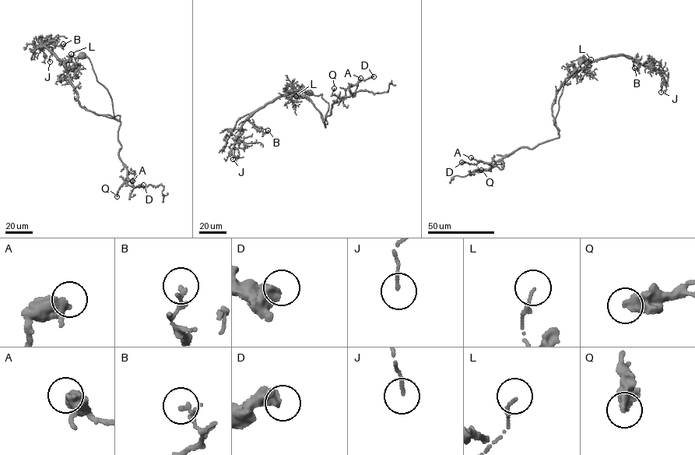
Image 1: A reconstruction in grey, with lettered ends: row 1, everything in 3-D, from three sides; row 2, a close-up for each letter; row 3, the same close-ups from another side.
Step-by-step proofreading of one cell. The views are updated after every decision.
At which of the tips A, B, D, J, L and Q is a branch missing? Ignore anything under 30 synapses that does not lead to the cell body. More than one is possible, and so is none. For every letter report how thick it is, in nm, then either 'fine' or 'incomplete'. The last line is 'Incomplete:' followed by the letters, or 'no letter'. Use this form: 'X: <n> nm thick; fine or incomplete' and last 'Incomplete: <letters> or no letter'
A: 400 nm thick; fine
B: 180 nm thick; fine
D: 440 nm thick; fine
J: 100 nm thick; fine
L: 80 nm thick; fine
Q: 480 nm thick; fine
Incomplete: no letter

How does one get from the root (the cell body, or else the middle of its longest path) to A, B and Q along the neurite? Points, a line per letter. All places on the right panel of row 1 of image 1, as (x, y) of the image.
A: (581, 62), (563, 82), (554, 122), (559, 130), (558, 137), (533, 148), (521, 146), (492, 166), (471, 157)
B: (581, 62), (563, 82), (558, 134), (551, 108), (569, 78), (618, 54), (635, 58), (634, 68)
Q: (581, 62), (563, 82), (554, 122), (559, 136), (533, 148), (521, 146), (489, 170), (481, 170)

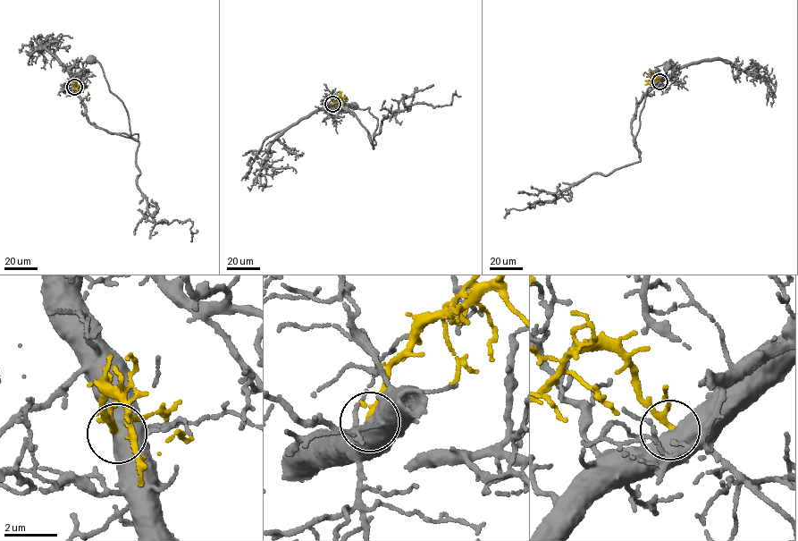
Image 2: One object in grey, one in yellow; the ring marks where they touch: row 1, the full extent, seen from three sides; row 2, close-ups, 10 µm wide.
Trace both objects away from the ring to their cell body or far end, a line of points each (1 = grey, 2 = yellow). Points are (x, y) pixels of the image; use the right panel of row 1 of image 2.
1: (659, 81), (637, 105), (630, 123), (639, 156), (641, 152), (634, 146), (634, 137), (646, 90), (667, 68)
2: (659, 81), (653, 77), (648, 80), (650, 85)

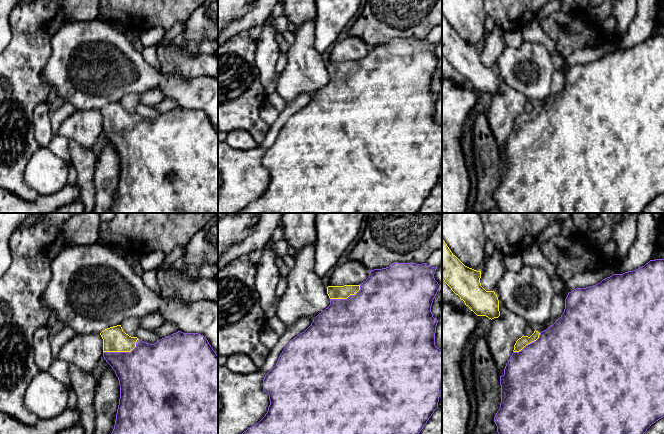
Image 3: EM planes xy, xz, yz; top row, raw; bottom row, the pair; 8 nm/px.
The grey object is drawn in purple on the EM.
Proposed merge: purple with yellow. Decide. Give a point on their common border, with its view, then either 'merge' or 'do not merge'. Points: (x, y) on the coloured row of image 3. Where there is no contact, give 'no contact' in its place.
xy (122, 352) | merge

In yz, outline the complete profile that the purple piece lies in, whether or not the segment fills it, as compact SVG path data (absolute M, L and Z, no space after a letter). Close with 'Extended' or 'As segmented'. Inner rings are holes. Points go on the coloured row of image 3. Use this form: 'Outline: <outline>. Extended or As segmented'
Outline: M664 259L650 260L636 270L613 274L596 285L576 288L569 292L565 299L564 312L553 325L541 333L535 330L530 337L523 335L516 341L513 353L505 366L504 374L500 376L500 385L501 403L494 417L498 434L644 434L652 424L664 417Z. Extended

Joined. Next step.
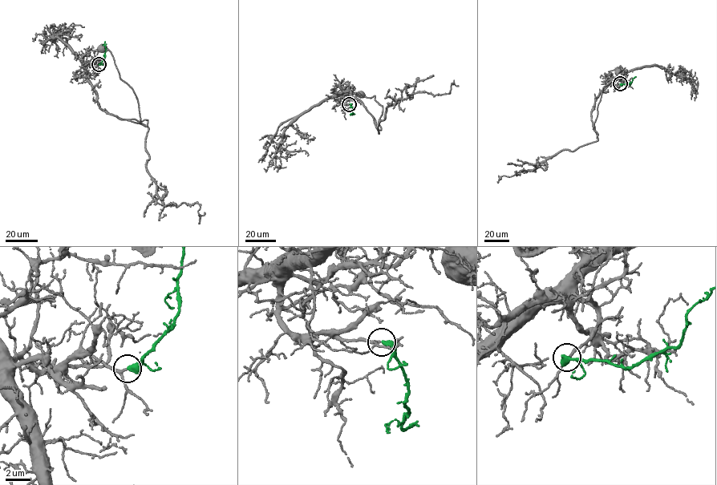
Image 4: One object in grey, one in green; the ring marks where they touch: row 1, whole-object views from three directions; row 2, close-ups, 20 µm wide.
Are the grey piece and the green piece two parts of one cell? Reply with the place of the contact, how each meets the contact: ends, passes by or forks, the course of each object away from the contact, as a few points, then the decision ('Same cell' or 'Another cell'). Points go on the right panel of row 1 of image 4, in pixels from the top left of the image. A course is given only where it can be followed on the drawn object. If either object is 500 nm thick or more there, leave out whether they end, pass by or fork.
Place: (620, 83). Course of grey: (620, 83), (623, 78), (615, 79), (595, 99), (590, 113), (597, 137), (593, 123), (602, 88), (618, 71). Course of green: (620, 83), (627, 85), (636, 76). Same cell

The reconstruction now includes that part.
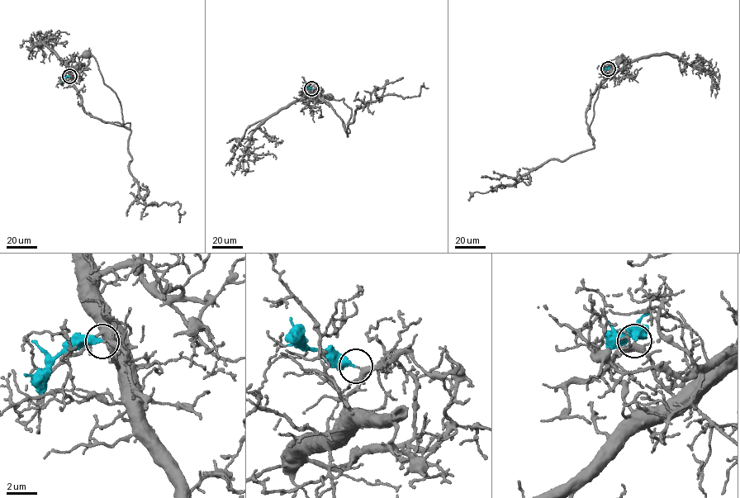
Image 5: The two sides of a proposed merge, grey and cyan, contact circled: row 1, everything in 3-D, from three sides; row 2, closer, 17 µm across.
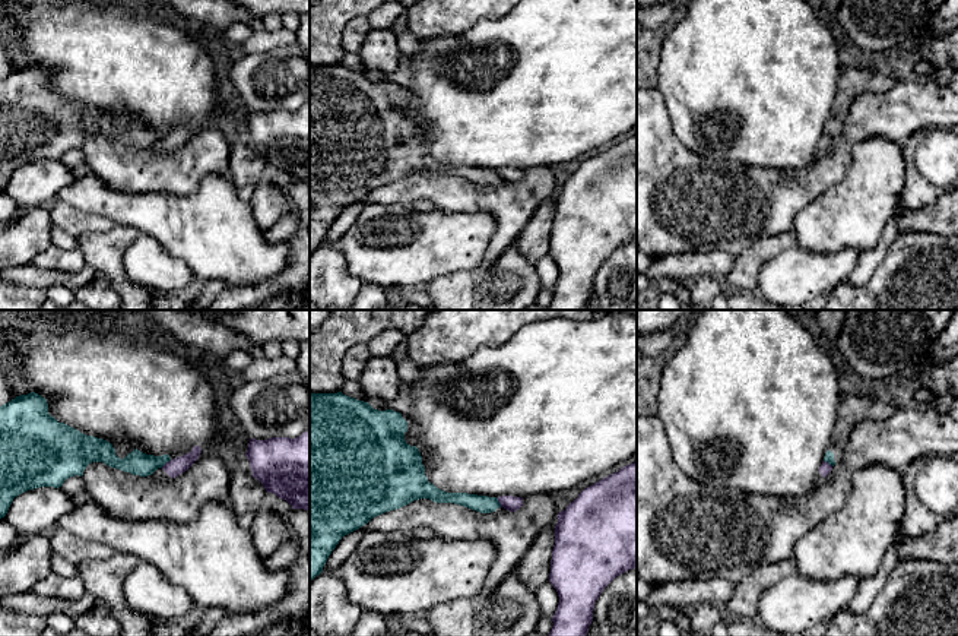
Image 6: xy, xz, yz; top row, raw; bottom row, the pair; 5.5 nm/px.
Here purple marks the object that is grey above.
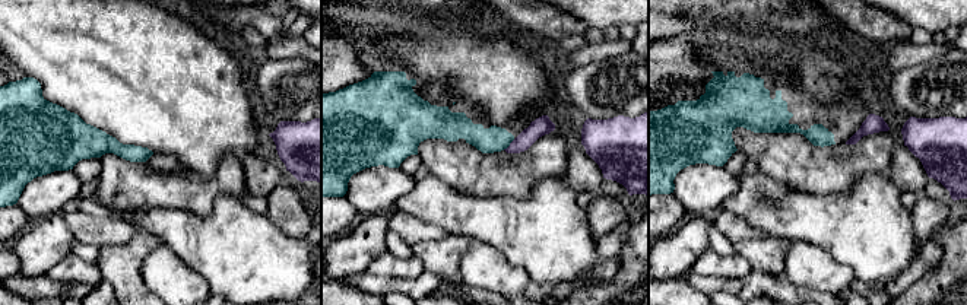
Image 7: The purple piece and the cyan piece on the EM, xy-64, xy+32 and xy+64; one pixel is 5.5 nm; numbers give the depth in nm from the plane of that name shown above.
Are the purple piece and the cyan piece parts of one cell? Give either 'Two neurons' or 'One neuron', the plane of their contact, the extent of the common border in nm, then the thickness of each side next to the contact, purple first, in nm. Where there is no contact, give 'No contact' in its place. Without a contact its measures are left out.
Two neurons. Touches purple in xz. Shared border 70 nm. Thickness 90 nm (purple) against 100 nm

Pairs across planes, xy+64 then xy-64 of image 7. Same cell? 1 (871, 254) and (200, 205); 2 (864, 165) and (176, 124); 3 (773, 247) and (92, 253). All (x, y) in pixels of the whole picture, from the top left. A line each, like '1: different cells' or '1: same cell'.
1: different cells
2: different cells
3: different cells

